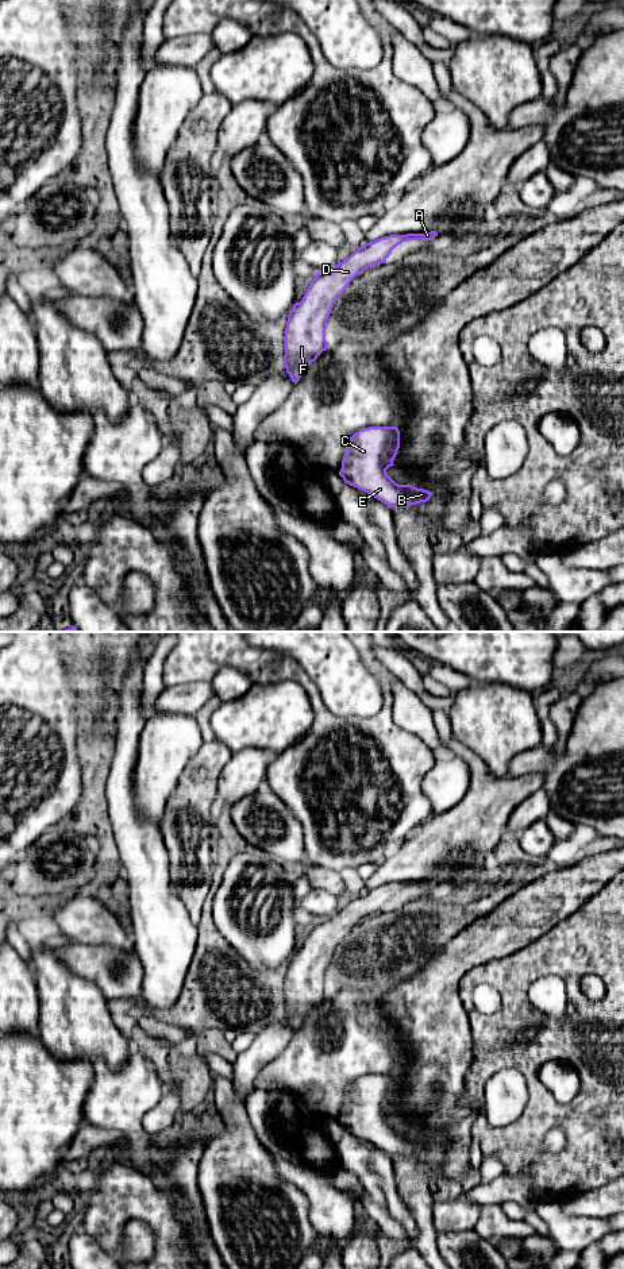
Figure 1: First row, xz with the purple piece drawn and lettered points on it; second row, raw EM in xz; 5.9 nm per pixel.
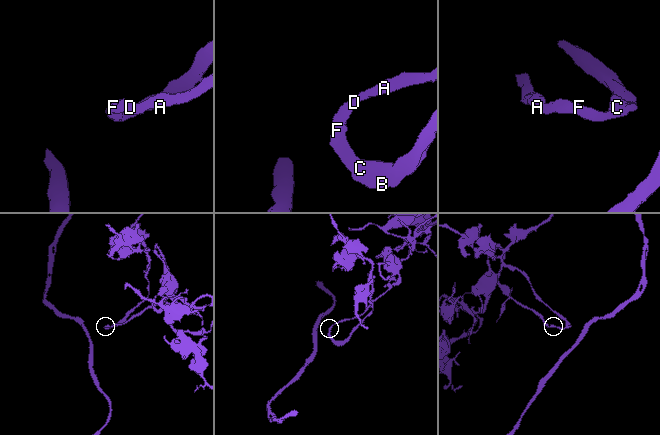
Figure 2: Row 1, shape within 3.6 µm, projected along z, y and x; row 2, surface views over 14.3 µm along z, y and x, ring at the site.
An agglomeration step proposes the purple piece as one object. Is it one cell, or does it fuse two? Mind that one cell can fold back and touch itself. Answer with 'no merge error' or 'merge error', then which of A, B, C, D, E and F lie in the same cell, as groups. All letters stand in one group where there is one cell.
no merge error; A B C D E F

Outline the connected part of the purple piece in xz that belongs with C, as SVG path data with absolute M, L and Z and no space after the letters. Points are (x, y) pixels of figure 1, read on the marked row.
M397 427L359 429L346 441L339 475L389 508L409 508L430 501L434 493L412 485L398 485L386 472L400 448Z

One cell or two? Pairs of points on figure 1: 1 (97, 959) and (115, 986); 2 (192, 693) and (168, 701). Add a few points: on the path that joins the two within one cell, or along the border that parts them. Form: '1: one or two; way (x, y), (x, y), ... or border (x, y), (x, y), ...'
1: one; way (103, 965), (110, 979)
2: one; way (187, 698), (173, 699)

